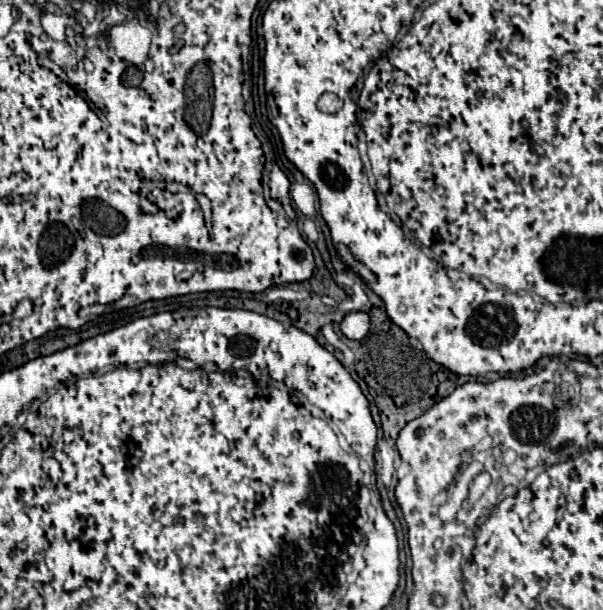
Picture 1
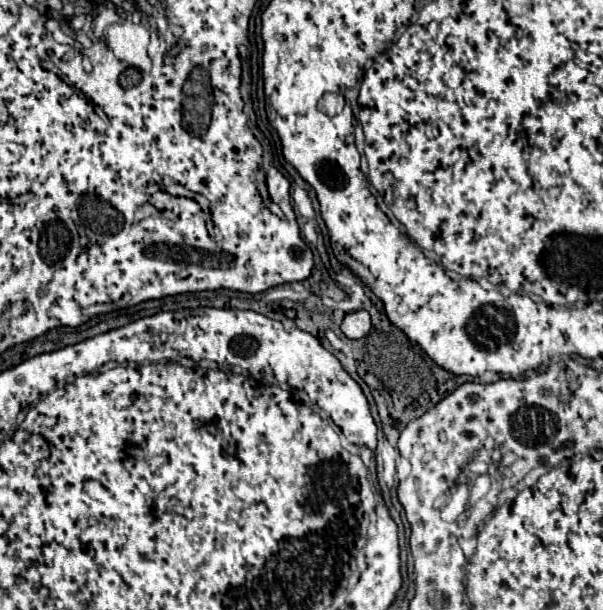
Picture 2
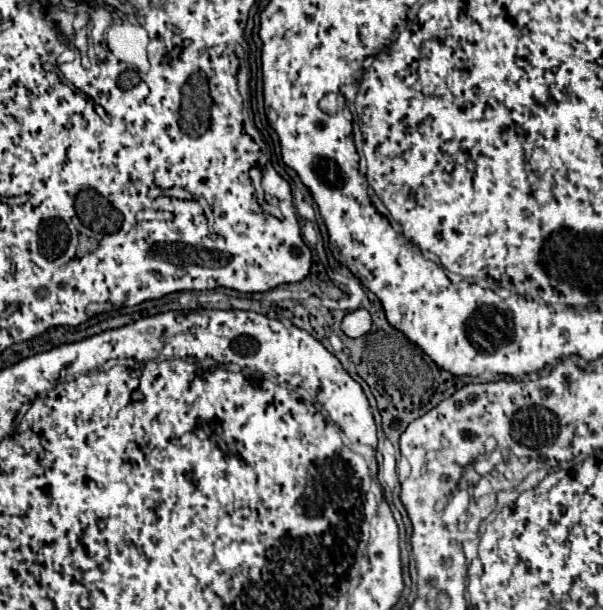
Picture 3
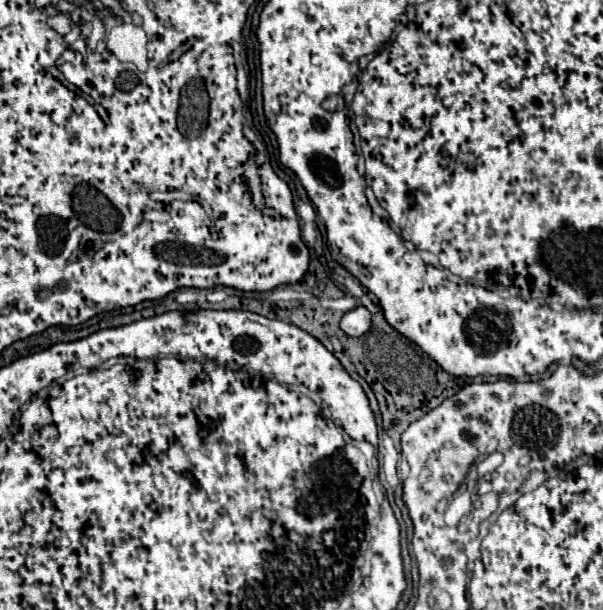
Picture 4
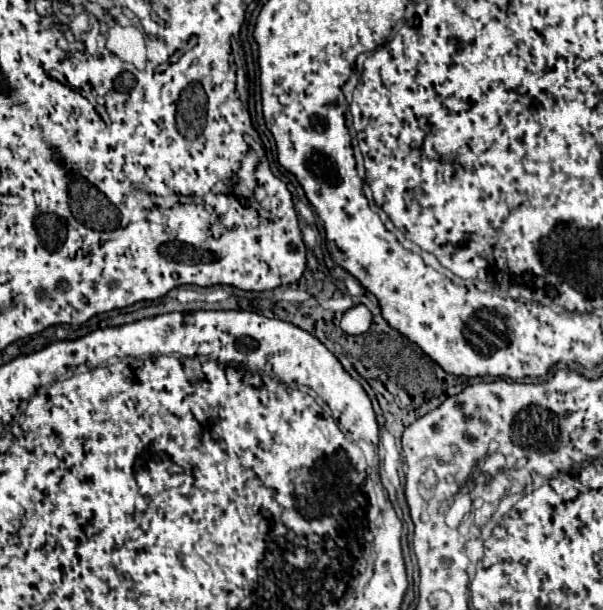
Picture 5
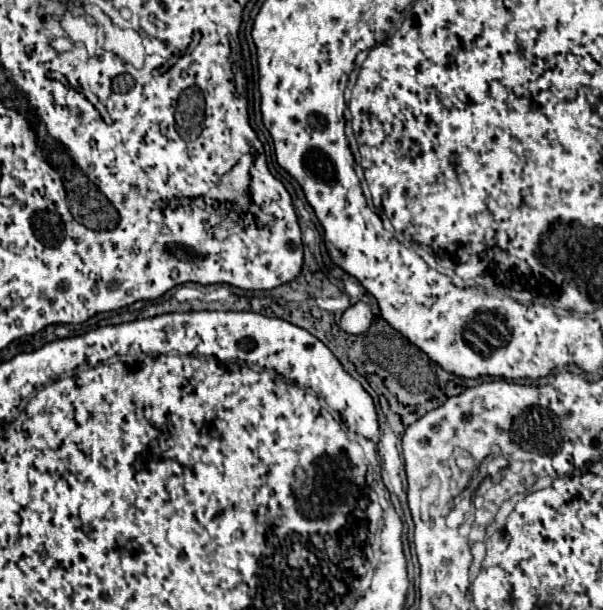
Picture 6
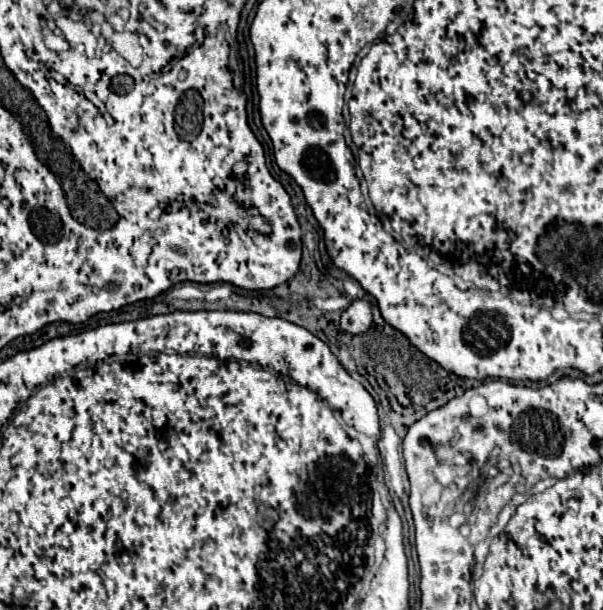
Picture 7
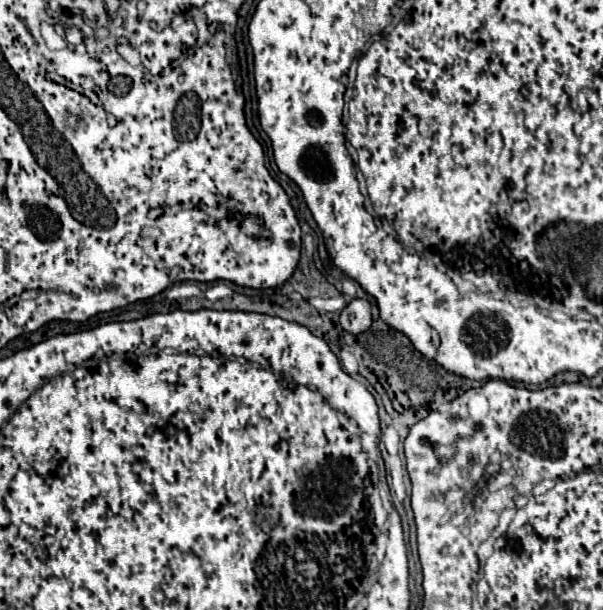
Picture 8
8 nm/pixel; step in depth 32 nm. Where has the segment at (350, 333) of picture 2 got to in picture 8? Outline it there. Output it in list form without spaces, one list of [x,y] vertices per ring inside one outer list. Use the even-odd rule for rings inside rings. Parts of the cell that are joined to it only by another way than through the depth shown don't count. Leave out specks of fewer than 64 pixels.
[[[354,298],[340,314],[340,324],[350,334],[360,334],[370,328],[372,314],[370,314],[370,302],[362,298]]]

